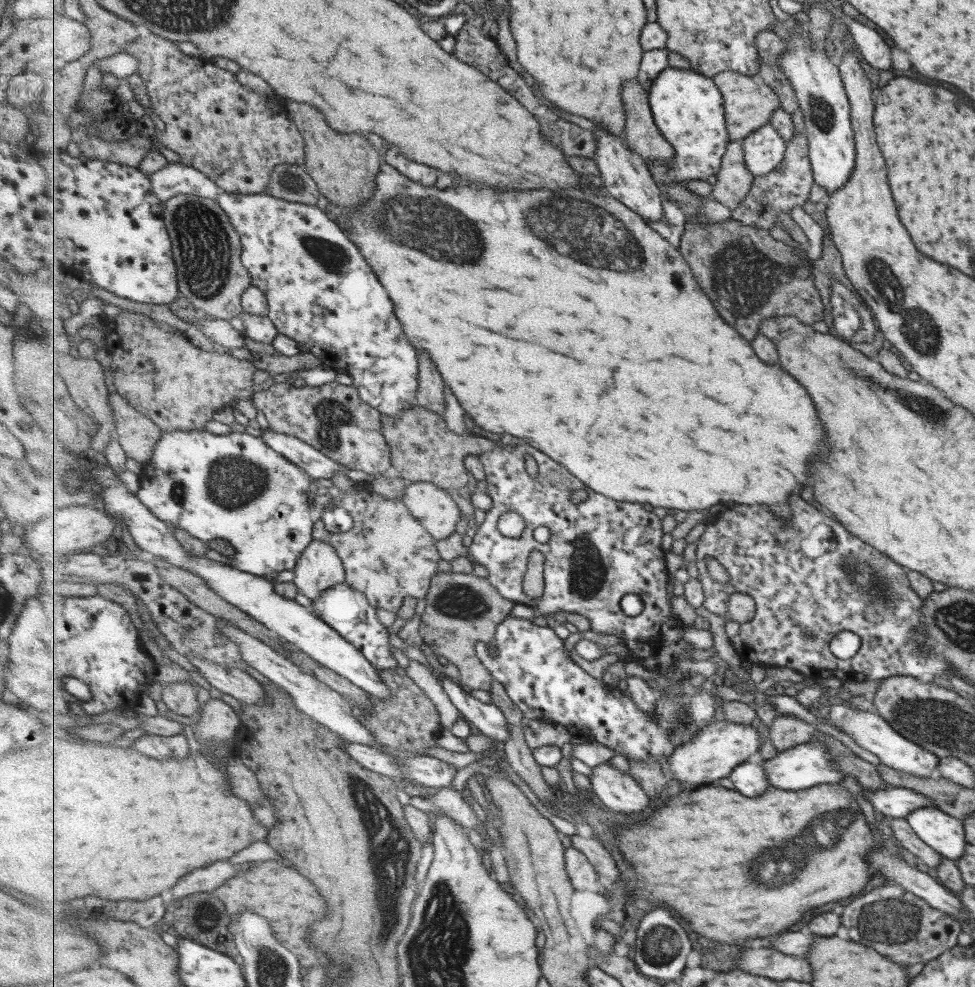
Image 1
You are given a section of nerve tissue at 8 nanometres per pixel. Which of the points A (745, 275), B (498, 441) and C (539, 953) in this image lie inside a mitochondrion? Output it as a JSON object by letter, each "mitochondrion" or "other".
{"A":"mitochondrion","B":"other","C":"other"}

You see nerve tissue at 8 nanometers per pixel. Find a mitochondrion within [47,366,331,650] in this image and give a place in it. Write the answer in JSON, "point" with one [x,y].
{"point":[233,481]}

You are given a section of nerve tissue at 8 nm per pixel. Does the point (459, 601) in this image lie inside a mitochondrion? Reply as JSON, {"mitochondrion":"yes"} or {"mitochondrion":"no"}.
{"mitochondrion":"yes"}

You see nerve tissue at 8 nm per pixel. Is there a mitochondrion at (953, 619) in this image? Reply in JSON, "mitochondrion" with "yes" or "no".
{"mitochondrion":"yes"}

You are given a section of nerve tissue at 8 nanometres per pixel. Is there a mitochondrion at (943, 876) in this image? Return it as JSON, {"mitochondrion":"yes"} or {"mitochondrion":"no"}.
{"mitochondrion":"no"}

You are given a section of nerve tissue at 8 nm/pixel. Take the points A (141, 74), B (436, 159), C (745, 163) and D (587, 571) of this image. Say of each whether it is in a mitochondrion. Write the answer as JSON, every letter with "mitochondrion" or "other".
{"A":"other","B":"other","C":"other","D":"mitochondrion"}

